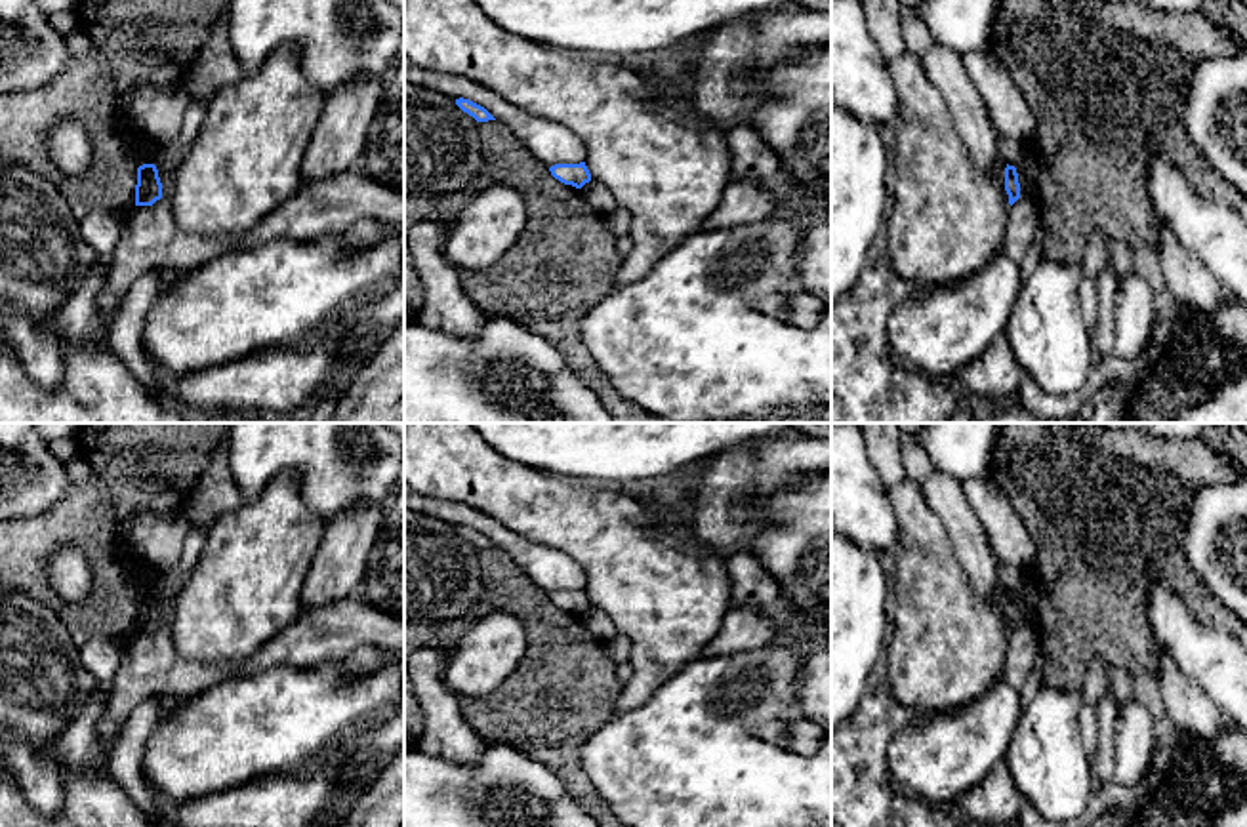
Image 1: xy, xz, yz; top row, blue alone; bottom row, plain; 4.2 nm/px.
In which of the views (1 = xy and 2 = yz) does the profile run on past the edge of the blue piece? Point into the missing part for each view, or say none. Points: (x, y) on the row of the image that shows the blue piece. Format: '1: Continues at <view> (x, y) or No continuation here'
1: No continuation here
2: No continuation here

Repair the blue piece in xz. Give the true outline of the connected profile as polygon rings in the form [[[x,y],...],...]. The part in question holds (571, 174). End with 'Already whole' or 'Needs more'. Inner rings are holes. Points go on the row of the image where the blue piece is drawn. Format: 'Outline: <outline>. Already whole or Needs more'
Outline: [[[580,162],[580,164],[555,164],[555,166],[549,168],[549,171],[561,183],[572,185],[576,189],[582,189],[585,183],[591,181],[591,173],[589,173],[585,162]]]. Already whole

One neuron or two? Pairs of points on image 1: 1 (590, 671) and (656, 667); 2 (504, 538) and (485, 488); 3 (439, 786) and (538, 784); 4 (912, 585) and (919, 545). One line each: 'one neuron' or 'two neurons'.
1: two neurons
2: two neurons
3: one neuron
4: one neuron

